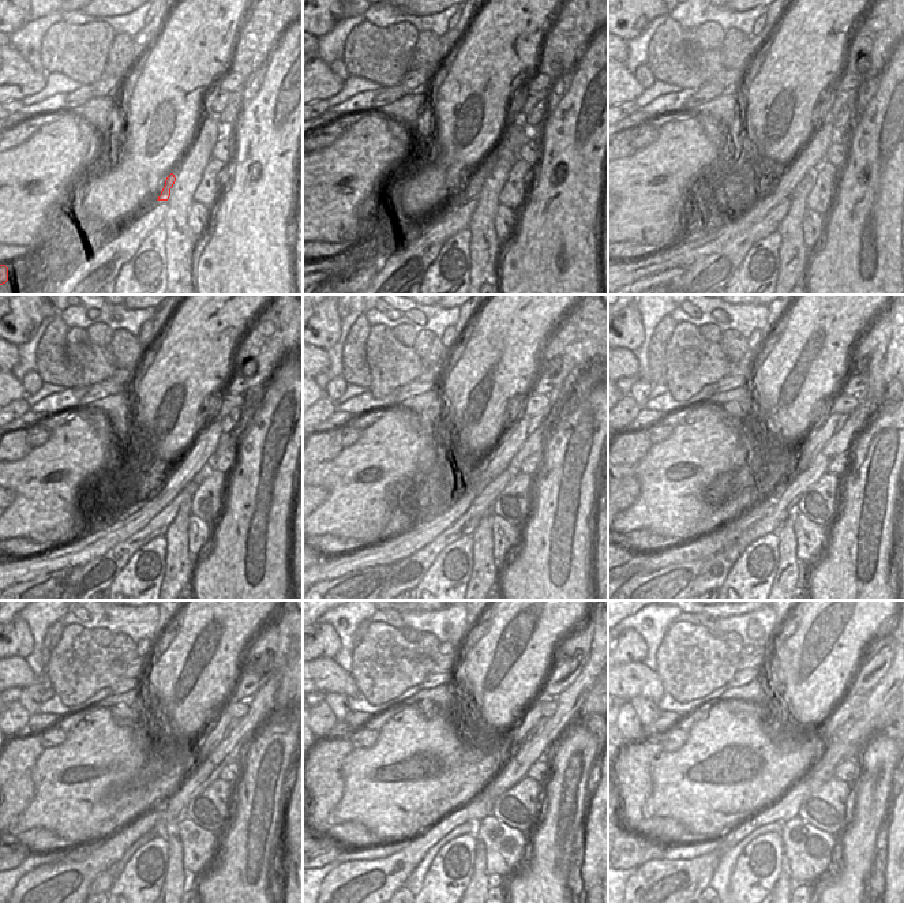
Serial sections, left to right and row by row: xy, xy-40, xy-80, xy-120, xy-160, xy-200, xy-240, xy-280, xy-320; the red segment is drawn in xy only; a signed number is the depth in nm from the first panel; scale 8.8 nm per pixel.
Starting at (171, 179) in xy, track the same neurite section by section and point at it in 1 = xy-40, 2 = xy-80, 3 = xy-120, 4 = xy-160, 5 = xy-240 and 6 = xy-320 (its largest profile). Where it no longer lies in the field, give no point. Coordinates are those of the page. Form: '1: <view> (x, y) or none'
1: xy-40 (473, 186)
2: xy-80 (681, 255)
3: xy-120 (98, 542)
4: xy-160 (398, 546)
5: xy-240 (212, 738)
6: xy-320 (841, 714)

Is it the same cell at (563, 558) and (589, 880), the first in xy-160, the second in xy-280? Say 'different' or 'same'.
different

